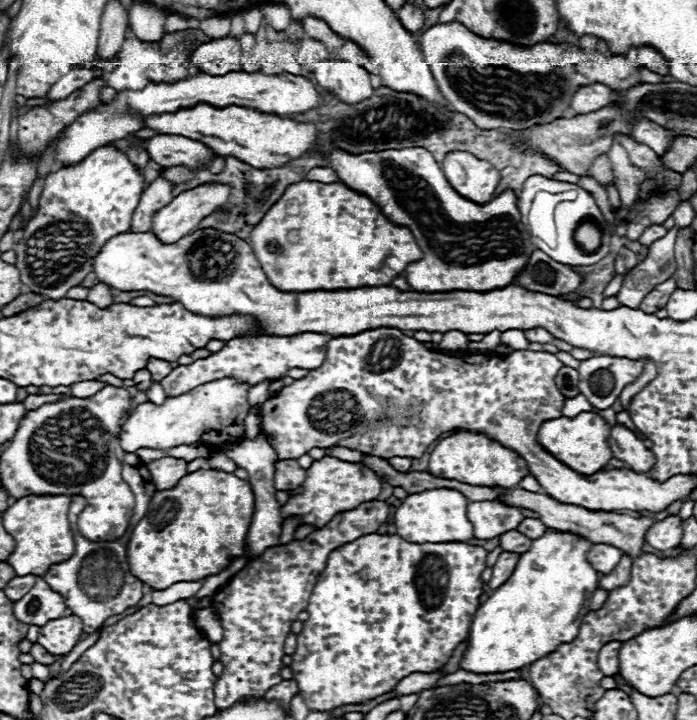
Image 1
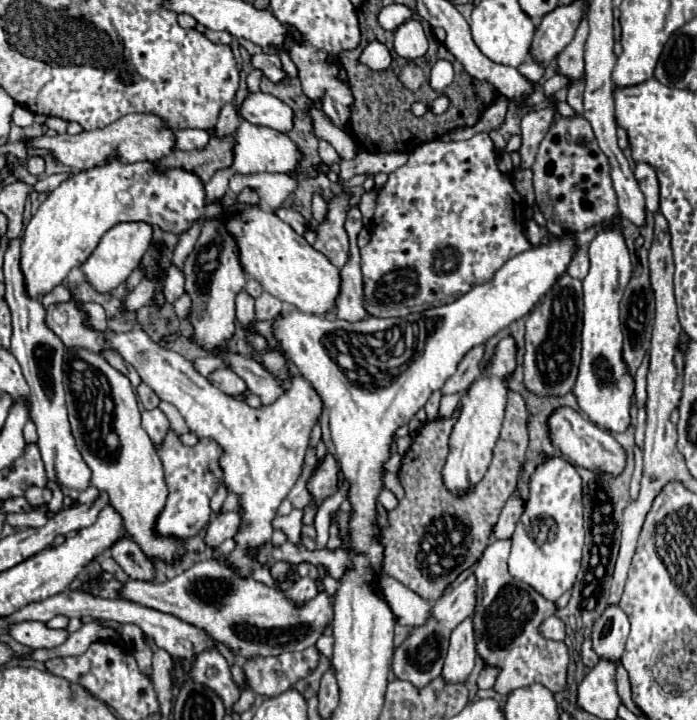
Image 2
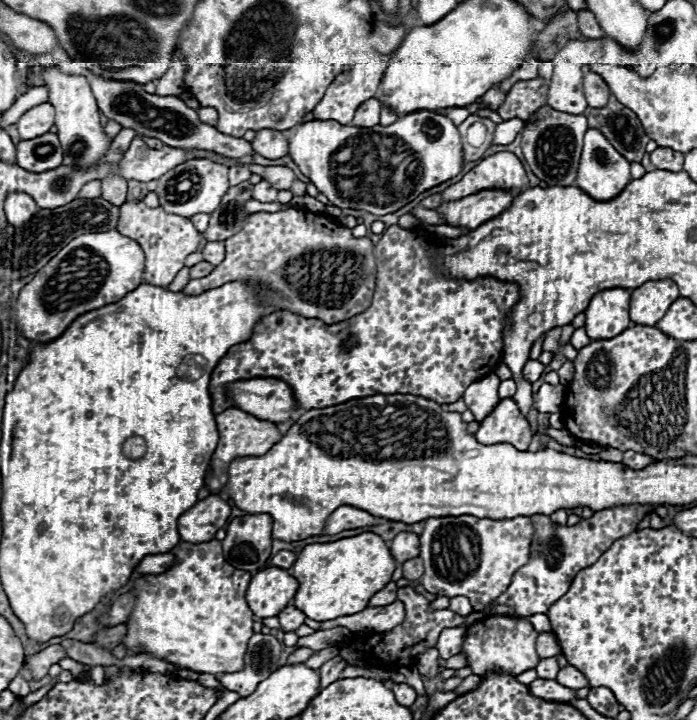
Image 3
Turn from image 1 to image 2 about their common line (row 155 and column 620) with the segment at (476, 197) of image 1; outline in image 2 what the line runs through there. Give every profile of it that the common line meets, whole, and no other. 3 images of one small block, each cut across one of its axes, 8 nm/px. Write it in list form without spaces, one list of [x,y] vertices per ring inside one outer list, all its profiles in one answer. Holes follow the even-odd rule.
[[[558,408],[550,418],[550,438],[554,446],[564,452],[566,458],[570,458],[576,466],[584,466],[588,470],[602,470],[610,474],[620,474],[622,466],[626,464],[626,454],[622,446],[612,438],[610,432],[598,428],[594,422],[590,422],[586,416],[582,416],[576,410],[570,408]]]

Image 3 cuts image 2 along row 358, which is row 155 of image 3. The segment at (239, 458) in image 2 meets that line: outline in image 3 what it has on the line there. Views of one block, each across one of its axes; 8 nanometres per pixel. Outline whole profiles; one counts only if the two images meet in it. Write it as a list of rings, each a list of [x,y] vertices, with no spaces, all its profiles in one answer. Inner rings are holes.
[[[136,138],[128,148],[128,152],[124,154],[124,160],[116,166],[116,170],[126,180],[150,182],[184,162],[186,150],[174,146],[162,146],[160,150],[152,150],[140,138]]]

